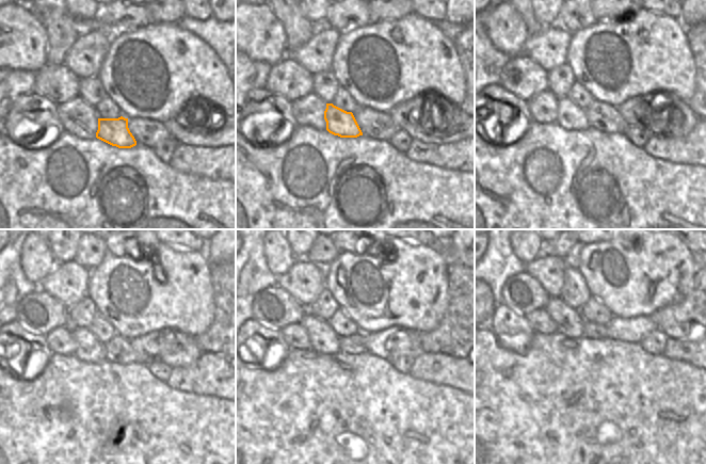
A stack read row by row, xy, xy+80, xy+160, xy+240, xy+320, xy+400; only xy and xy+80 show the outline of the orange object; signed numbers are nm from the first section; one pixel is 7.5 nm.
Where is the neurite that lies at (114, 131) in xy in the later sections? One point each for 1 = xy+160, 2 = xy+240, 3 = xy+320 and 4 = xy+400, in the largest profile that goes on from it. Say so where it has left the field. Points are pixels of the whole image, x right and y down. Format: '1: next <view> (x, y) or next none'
1: next xy+160 (571, 116)
2: next xy+240 (91, 350)
3: next xy+320 (323, 339)
4: next xy+400 (570, 321)

